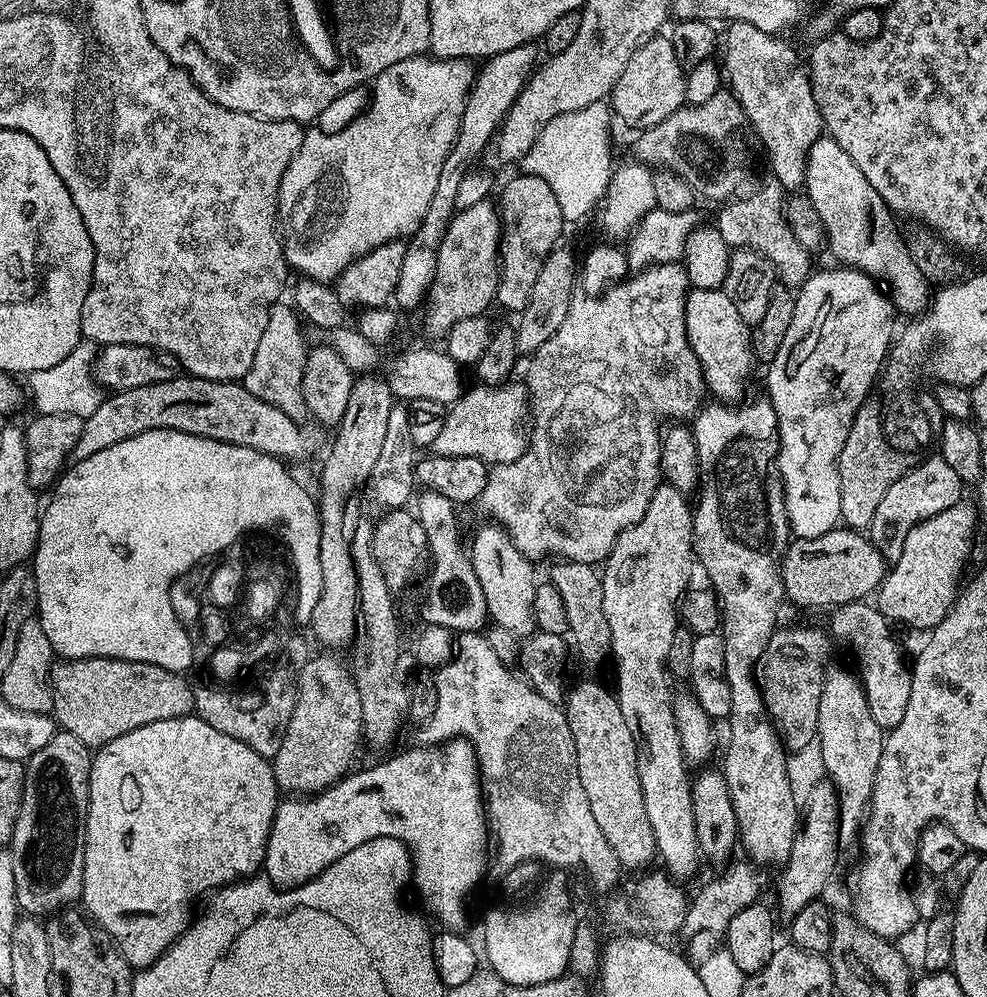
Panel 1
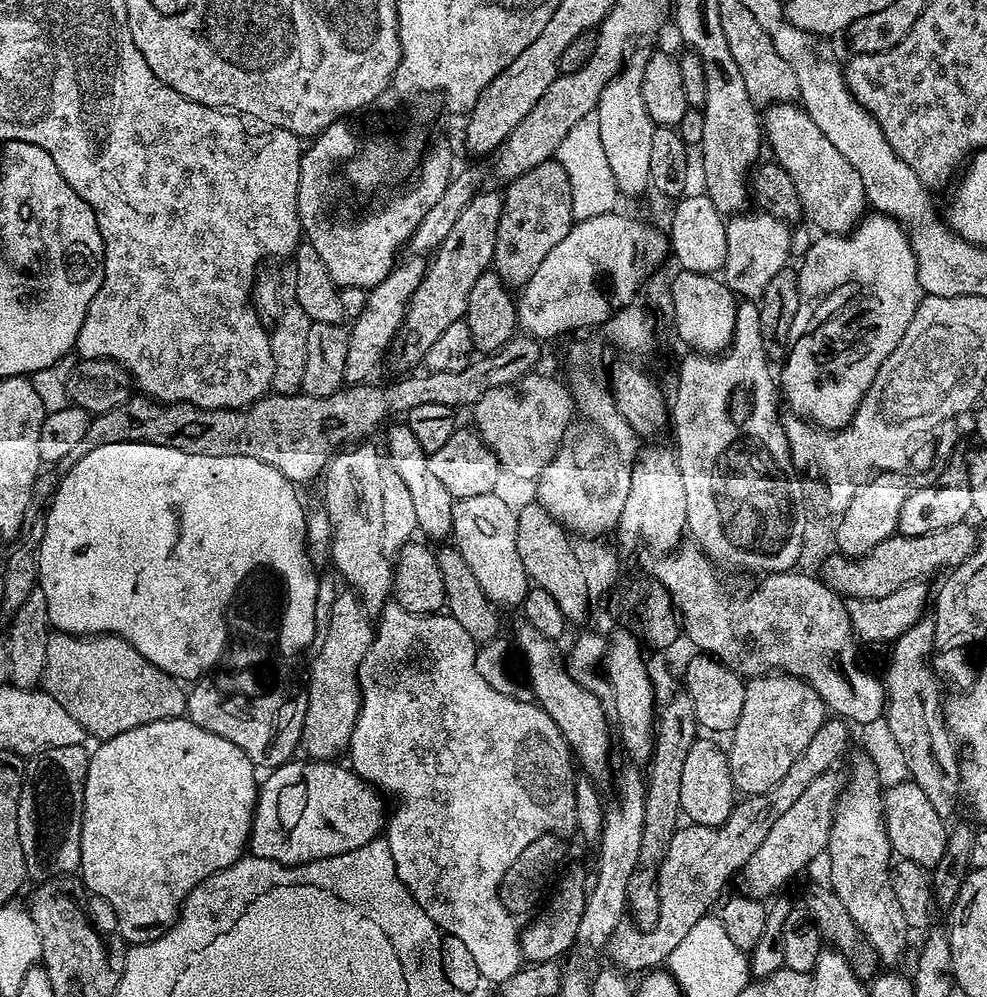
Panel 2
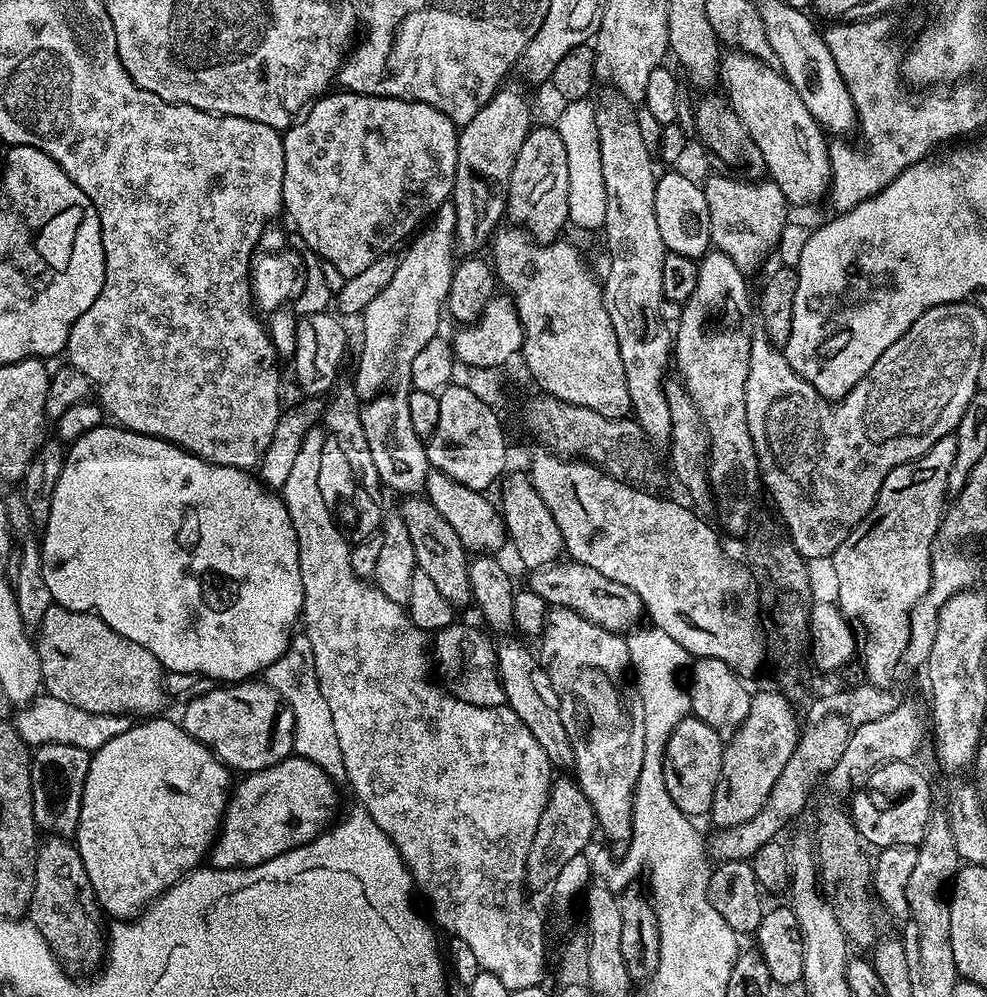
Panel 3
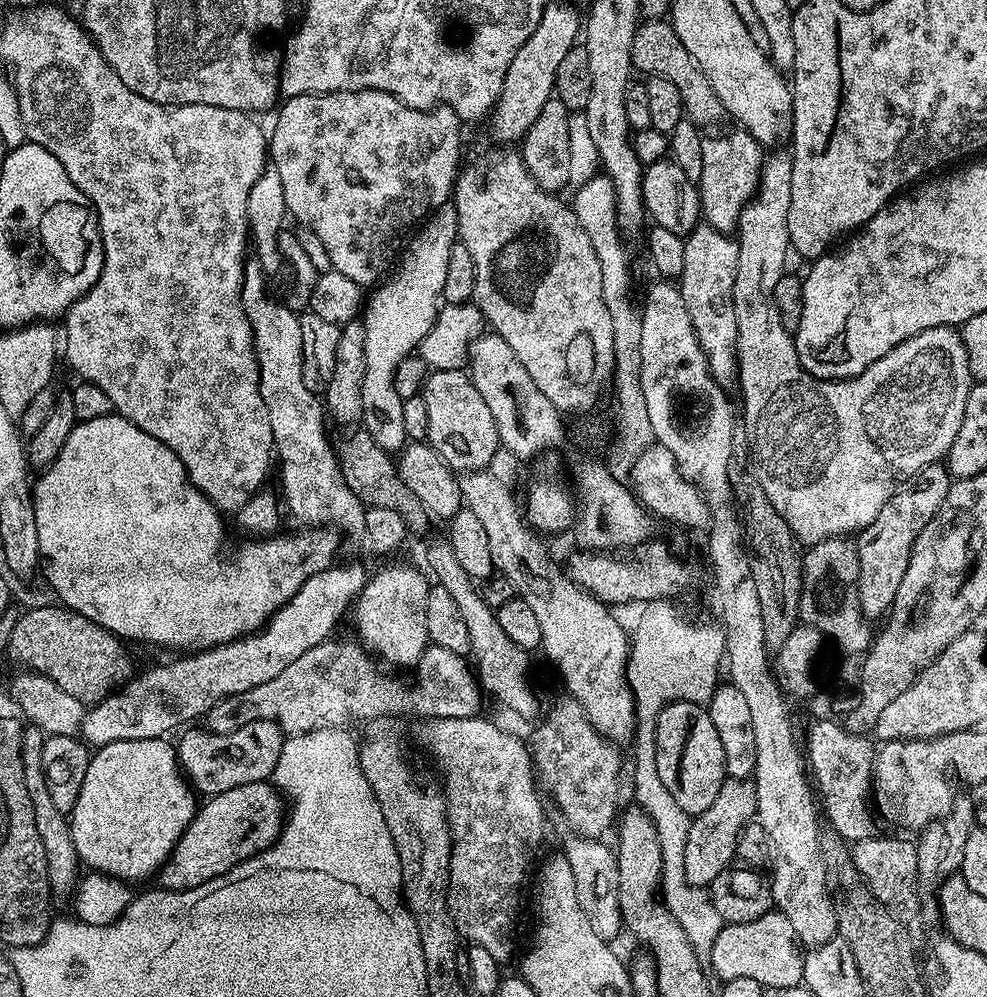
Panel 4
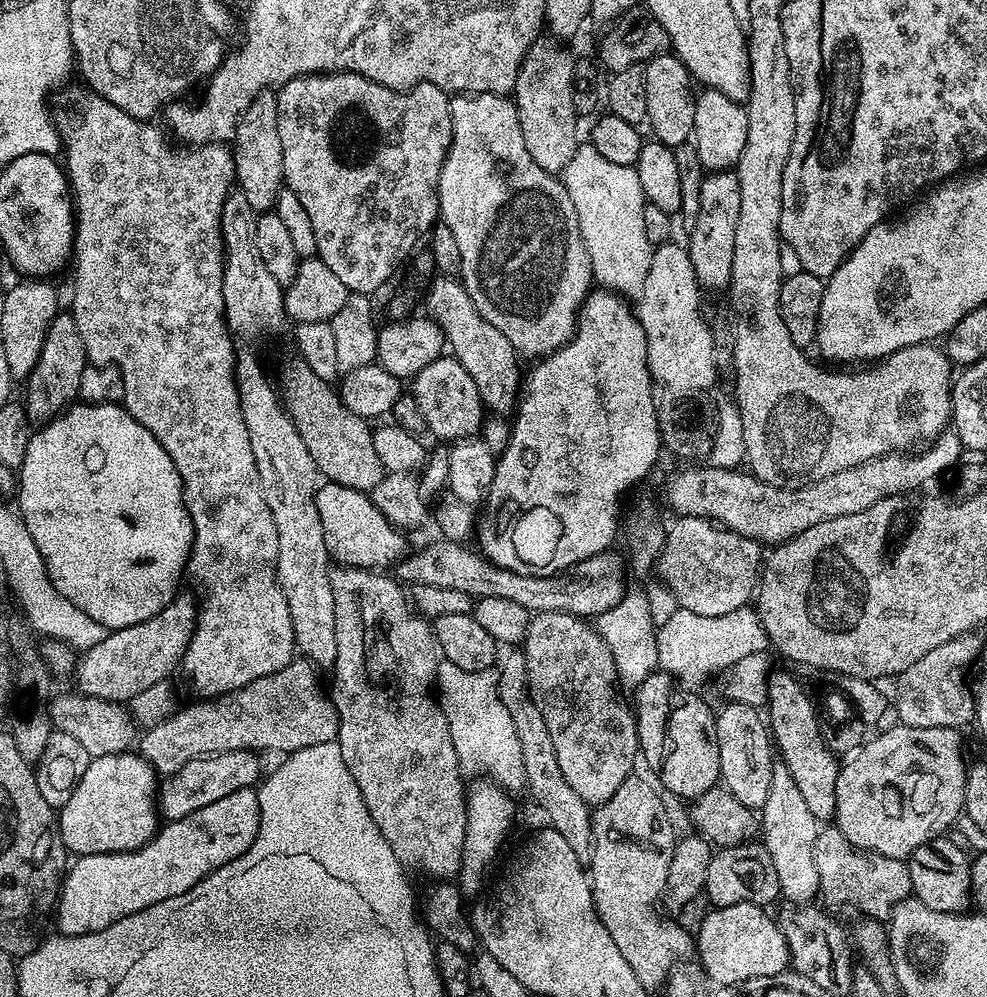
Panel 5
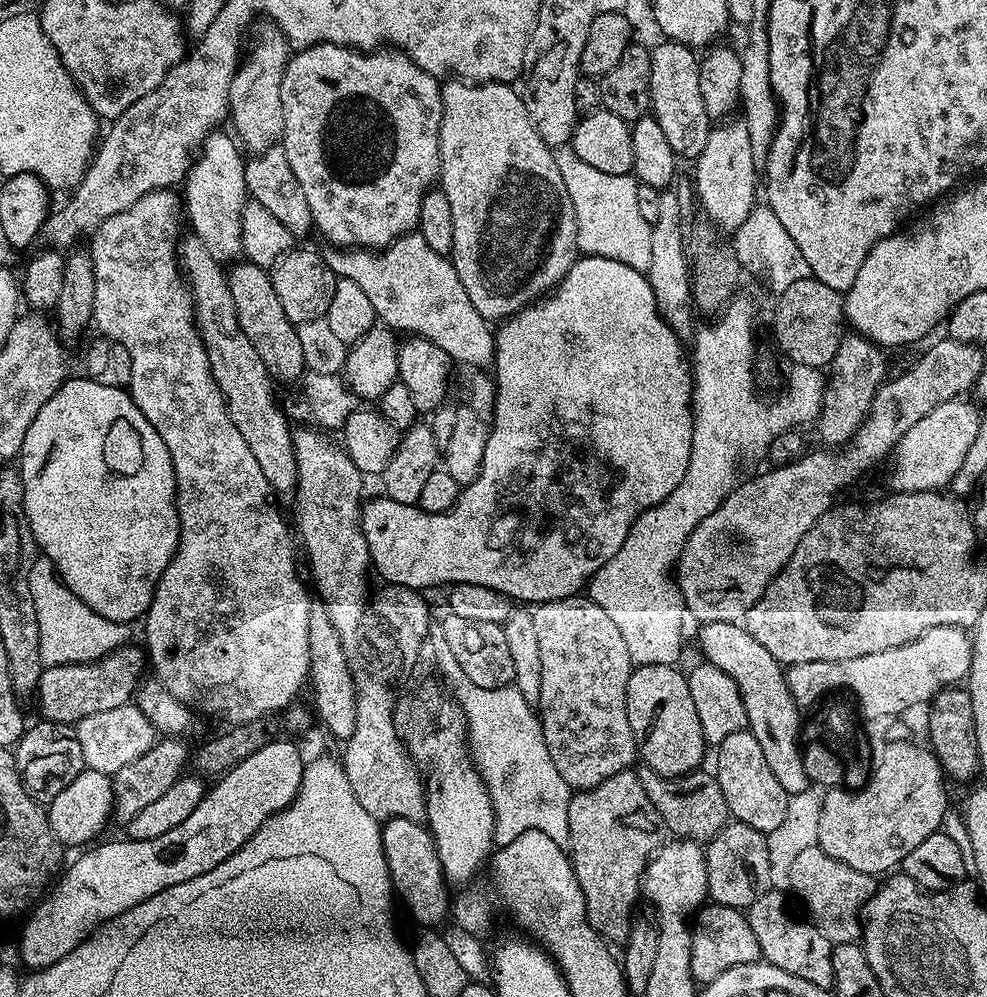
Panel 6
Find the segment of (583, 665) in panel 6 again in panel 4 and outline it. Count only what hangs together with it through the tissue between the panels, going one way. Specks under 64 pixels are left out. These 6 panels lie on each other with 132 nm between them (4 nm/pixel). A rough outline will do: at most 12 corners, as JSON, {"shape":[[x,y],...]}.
{"shape":[[574,697],[547,705],[530,751],[578,836],[615,825],[621,749]]}

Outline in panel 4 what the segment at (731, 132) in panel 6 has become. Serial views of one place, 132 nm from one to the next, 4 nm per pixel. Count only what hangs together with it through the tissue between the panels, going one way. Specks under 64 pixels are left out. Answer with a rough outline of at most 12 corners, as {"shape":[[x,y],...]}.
{"shape":[[703,222],[678,287],[710,374],[738,380],[739,239]]}

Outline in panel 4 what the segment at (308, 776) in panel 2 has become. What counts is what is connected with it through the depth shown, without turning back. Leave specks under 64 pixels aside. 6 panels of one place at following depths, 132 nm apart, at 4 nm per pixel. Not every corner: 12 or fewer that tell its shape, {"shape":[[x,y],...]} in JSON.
{"shape":[[268,780],[207,797],[159,873],[181,892],[280,837]]}

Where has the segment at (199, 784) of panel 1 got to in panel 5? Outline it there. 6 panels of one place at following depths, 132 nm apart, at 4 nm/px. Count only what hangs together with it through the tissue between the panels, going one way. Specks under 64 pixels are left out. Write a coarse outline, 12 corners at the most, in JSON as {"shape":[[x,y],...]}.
{"shape":[[135,751],[89,759],[59,809],[76,856],[158,831],[158,775]]}

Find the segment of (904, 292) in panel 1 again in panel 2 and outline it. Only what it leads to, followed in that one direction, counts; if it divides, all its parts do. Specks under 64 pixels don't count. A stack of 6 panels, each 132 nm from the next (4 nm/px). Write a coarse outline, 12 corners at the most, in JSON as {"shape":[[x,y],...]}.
{"shape":[[771,105],[762,132],[821,233],[866,212],[862,178],[803,107]]}

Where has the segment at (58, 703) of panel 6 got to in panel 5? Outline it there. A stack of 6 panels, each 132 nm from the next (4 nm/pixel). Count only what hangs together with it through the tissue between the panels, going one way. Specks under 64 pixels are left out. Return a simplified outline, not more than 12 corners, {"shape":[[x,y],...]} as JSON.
{"shape":[[180,592],[109,631],[74,669],[84,696],[129,703],[179,667],[198,612]]}

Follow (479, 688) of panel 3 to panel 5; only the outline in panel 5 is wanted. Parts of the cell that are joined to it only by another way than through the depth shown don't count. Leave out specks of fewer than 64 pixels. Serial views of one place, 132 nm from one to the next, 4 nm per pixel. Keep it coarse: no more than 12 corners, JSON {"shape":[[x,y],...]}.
{"shape":[[296,658],[141,735],[157,775],[242,749],[335,740],[319,671]]}

